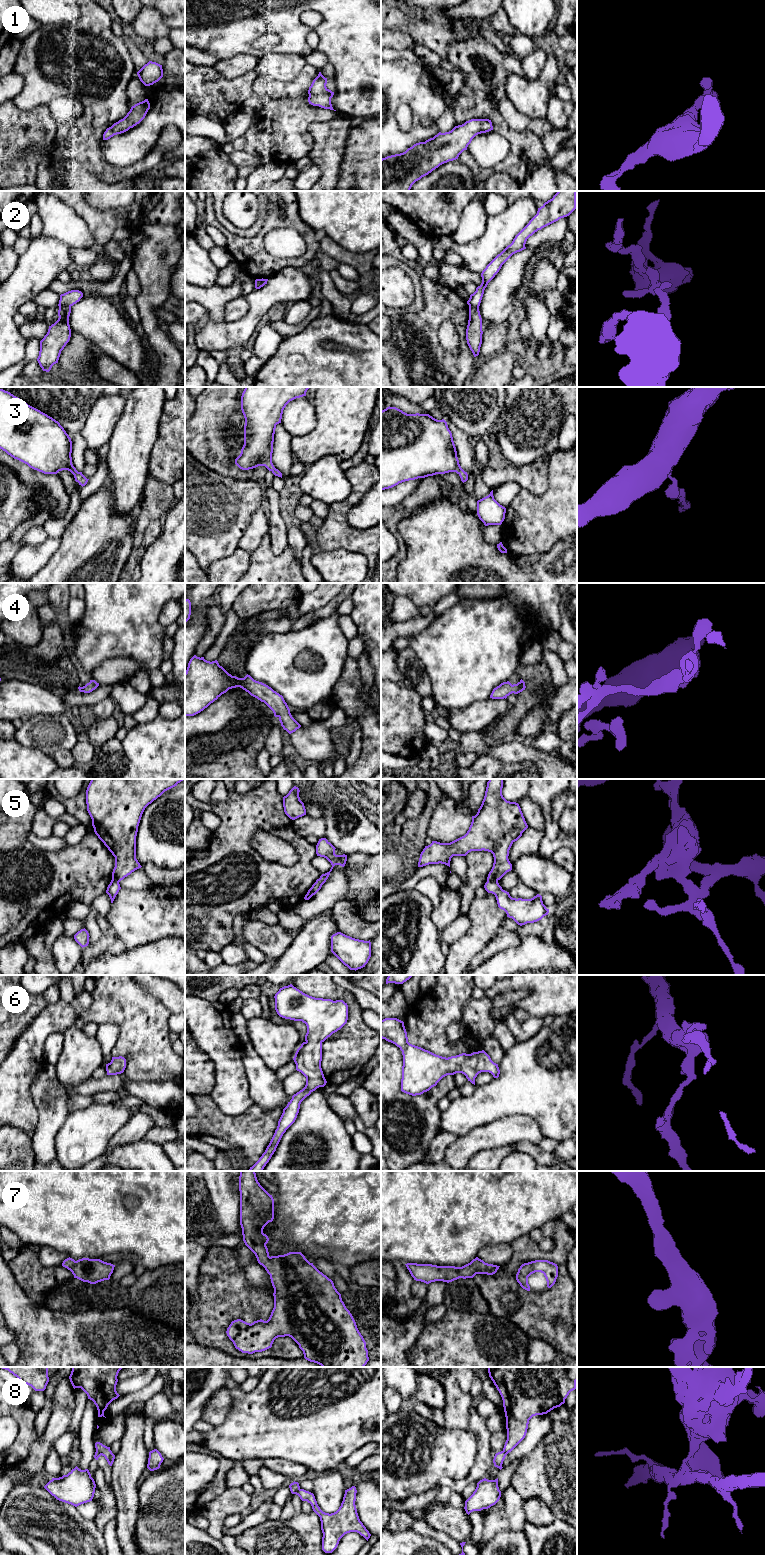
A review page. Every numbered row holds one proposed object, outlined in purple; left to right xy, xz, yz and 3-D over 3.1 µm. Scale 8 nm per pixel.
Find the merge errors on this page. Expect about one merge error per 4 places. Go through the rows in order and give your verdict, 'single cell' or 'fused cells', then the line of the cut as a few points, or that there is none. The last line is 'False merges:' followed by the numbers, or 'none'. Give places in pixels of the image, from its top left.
1: single cell; no cut
2: fused cells; cut in xy along (70, 306), (59, 307)
3: single cell; no cut
4: single cell; no cut
5: fused cells; cut in yz along (487, 880), (497, 881)
6: single cell; no cut
7: single cell; no cut
8: fused cells; cut in xz along (299, 1488), (293, 1493)
False merges: 2, 5, 8

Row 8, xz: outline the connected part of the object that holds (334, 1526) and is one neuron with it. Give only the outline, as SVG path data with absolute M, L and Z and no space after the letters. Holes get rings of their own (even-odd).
M356 1487L345 1490L343 1501L339 1509L334 1513L323 1512L317 1504L313 1493L299 1489L294 1494L302 1501L311 1504L313 1511L320 1517L322 1537L322 1550L325 1553L332 1553L338 1546L340 1539L347 1533L357 1532L367 1541L371 1534L360 1521L355 1501Z

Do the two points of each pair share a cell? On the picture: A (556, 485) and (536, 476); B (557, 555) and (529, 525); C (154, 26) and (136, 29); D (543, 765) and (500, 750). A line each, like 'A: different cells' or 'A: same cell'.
A: different cells
B: different cells
C: same cell
D: same cell

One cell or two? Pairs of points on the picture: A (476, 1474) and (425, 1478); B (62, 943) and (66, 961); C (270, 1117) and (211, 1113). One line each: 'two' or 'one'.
A: two
B: one
C: one

